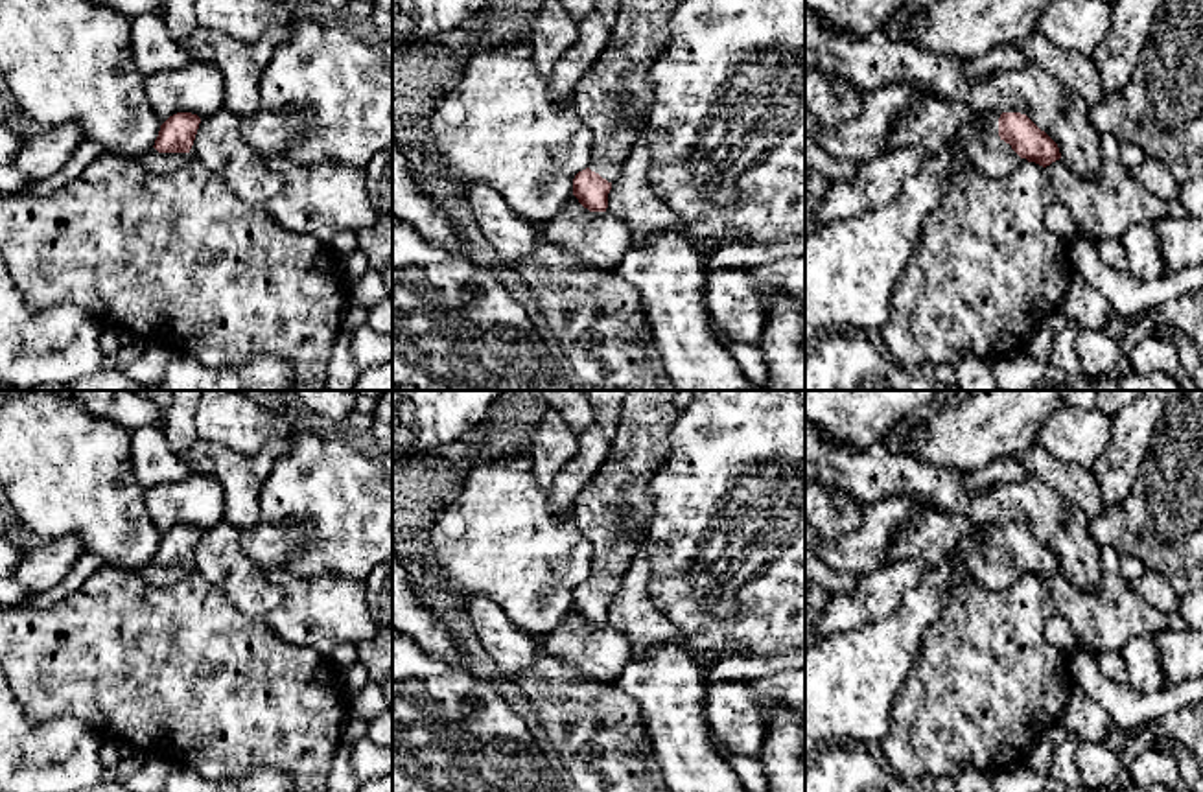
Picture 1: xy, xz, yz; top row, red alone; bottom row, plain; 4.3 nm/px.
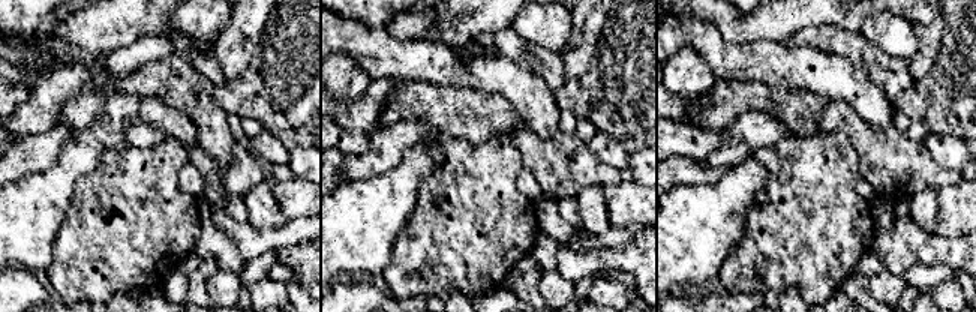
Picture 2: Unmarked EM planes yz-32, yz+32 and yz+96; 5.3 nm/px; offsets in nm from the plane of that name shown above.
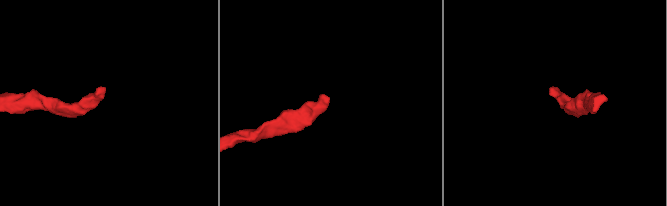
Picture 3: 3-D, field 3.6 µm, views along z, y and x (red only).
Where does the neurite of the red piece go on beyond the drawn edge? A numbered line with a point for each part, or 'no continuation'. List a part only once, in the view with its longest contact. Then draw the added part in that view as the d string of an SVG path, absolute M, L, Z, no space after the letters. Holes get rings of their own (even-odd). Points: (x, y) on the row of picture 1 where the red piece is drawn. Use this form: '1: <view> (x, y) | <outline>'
1: yz (933, 124) | M925 96L893 123L888 146L890 149L917 147L938 155L958 144L962 125L971 125L975 134L964 147L965 157L986 175L1006 177L1028 160L1021 158L999 136L1000 114L973 111L965 103L938 96Z

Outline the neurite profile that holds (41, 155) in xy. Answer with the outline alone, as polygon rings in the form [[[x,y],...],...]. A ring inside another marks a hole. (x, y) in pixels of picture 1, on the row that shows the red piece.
[[[74,122],[41,129],[37,134],[24,138],[11,166],[33,181],[48,179],[63,169],[83,140],[83,131]]]

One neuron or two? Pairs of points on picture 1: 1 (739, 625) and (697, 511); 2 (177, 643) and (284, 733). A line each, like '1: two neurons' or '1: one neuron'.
1: one neuron
2: one neuron

